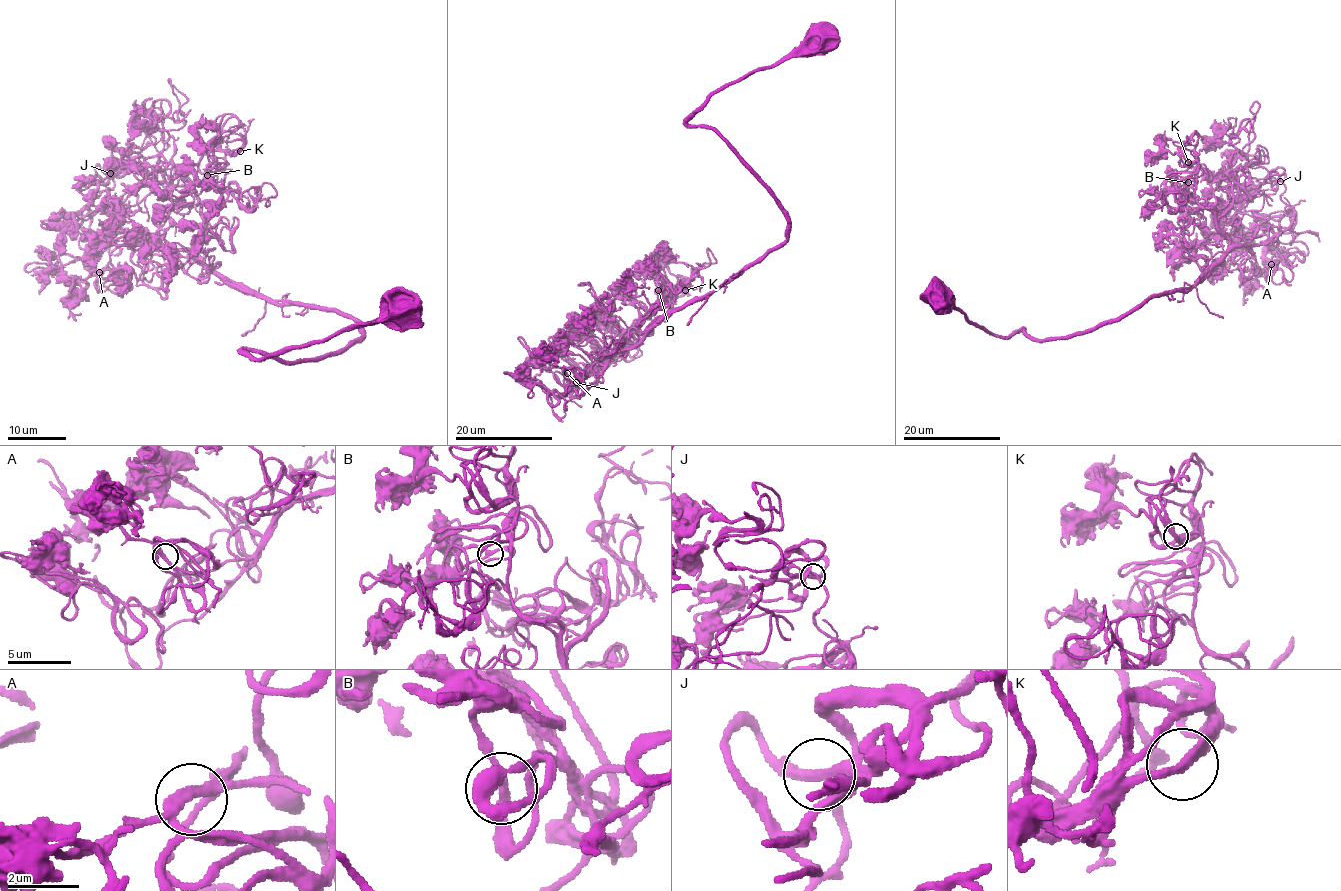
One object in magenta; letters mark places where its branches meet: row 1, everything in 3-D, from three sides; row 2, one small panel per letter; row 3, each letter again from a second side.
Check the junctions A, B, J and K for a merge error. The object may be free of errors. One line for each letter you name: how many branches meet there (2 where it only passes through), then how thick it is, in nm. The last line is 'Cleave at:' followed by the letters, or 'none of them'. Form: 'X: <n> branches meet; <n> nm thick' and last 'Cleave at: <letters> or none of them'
Cleave at: none of them

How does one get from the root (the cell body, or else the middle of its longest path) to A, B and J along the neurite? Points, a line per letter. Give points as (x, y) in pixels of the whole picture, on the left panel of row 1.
A: (407, 311), (253, 359), (317, 360), (361, 324), (186, 250), (123, 244), (117, 276), (99, 272)
B: (407, 311), (242, 351), (317, 360), (361, 324), (220, 277), (197, 241), (223, 203), (224, 171), (207, 174)
J: (407, 311), (253, 359), (242, 351), (317, 360), (361, 324), (147, 248), (105, 211), (110, 173)

